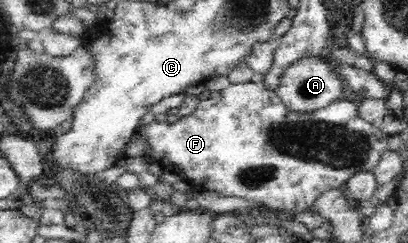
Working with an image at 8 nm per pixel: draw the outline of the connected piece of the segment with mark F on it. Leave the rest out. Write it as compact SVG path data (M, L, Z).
M247 82L245 84L232 84L225 90L220 92L211 91L210 98L201 100L197 109L193 114L186 118L175 122L157 122L153 121L141 127L141 134L146 134L152 143L152 152L148 160L161 164L161 168L167 169L171 172L176 172L182 179L192 184L194 190L197 191L211 191L219 194L219 196L235 196L237 198L247 198L248 200L255 200L265 205L266 209L277 213L298 214L306 210L312 210L315 198L322 192L330 188L344 186L345 181L361 169L373 170L375 165L381 159L381 154L388 149L389 135L383 134L377 124L366 122L359 113L357 106L353 101L349 100L335 100L329 106L313 110L311 112L294 112L289 110L287 106L281 101L277 95L276 90L272 90L264 82Z

